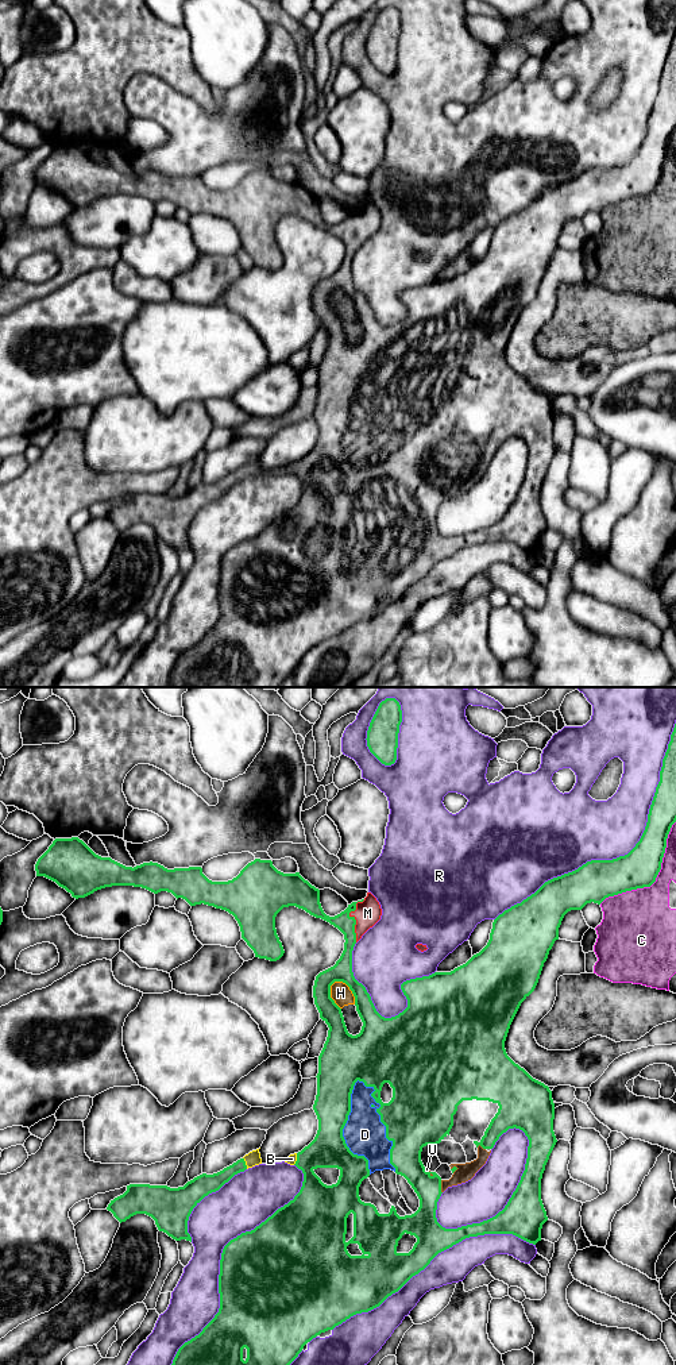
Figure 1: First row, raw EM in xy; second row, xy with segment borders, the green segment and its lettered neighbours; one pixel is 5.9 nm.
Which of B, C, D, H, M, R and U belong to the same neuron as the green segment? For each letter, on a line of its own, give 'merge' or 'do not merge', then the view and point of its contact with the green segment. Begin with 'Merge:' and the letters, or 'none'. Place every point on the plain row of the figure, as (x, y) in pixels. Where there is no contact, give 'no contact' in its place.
Merge: B, D, M, U
B: merge; contact xy (244, 471)
C: do not merge; contact xy (655, 188)
D: merge; contact xy (381, 430)
H: do not merge; contact xy (347, 293)
M: merge; contact xy (354, 227)
R: do not merge; contact xy (625, 164)
U: merge; contact xy (440, 496)

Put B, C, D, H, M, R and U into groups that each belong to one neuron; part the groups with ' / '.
B D M U / C H / R

